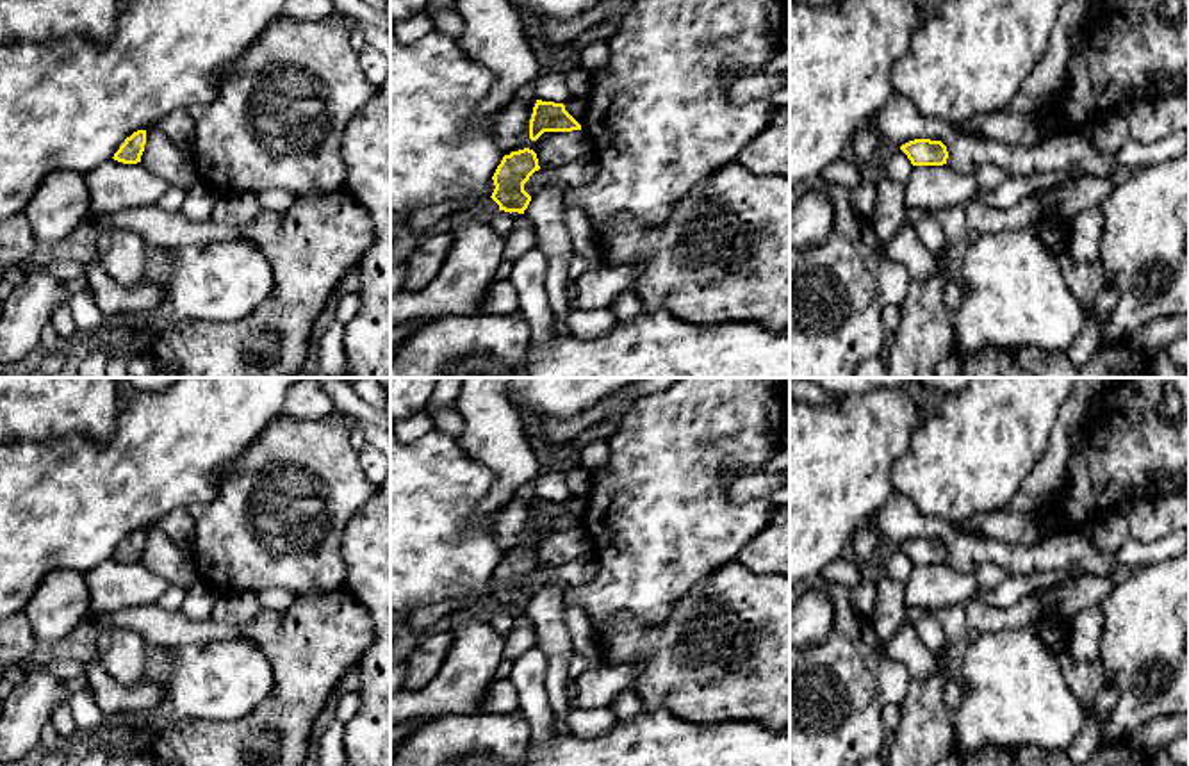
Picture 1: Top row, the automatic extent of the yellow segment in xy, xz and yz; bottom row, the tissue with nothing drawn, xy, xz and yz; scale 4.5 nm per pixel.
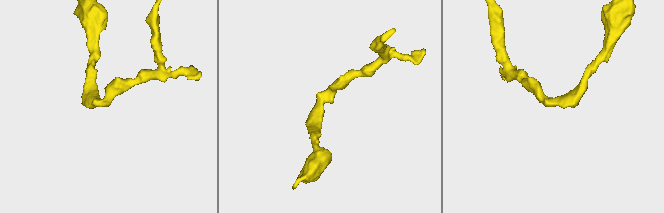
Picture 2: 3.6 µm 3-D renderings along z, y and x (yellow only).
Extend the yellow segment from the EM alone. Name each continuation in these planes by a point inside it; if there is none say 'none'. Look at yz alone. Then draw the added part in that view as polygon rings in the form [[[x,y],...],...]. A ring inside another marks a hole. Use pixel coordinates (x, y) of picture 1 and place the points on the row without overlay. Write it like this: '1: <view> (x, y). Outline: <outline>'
none

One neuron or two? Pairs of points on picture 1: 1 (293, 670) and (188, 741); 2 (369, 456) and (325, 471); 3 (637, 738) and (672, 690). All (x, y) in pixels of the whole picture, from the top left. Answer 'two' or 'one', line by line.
1: one
2: two
3: two

